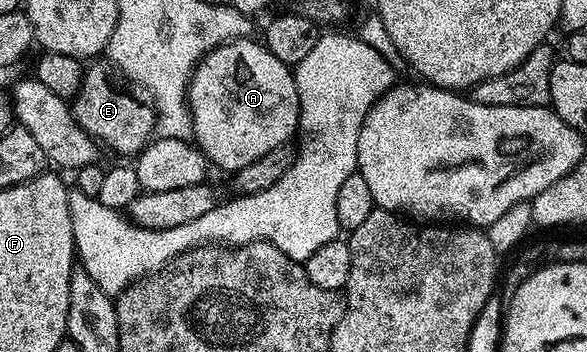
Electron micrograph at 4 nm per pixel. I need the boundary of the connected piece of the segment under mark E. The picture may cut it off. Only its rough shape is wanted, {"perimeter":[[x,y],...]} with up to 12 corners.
{"perimeter":[[91,61],[72,99],[80,128],[137,156],[155,133],[152,105],[117,66]]}

